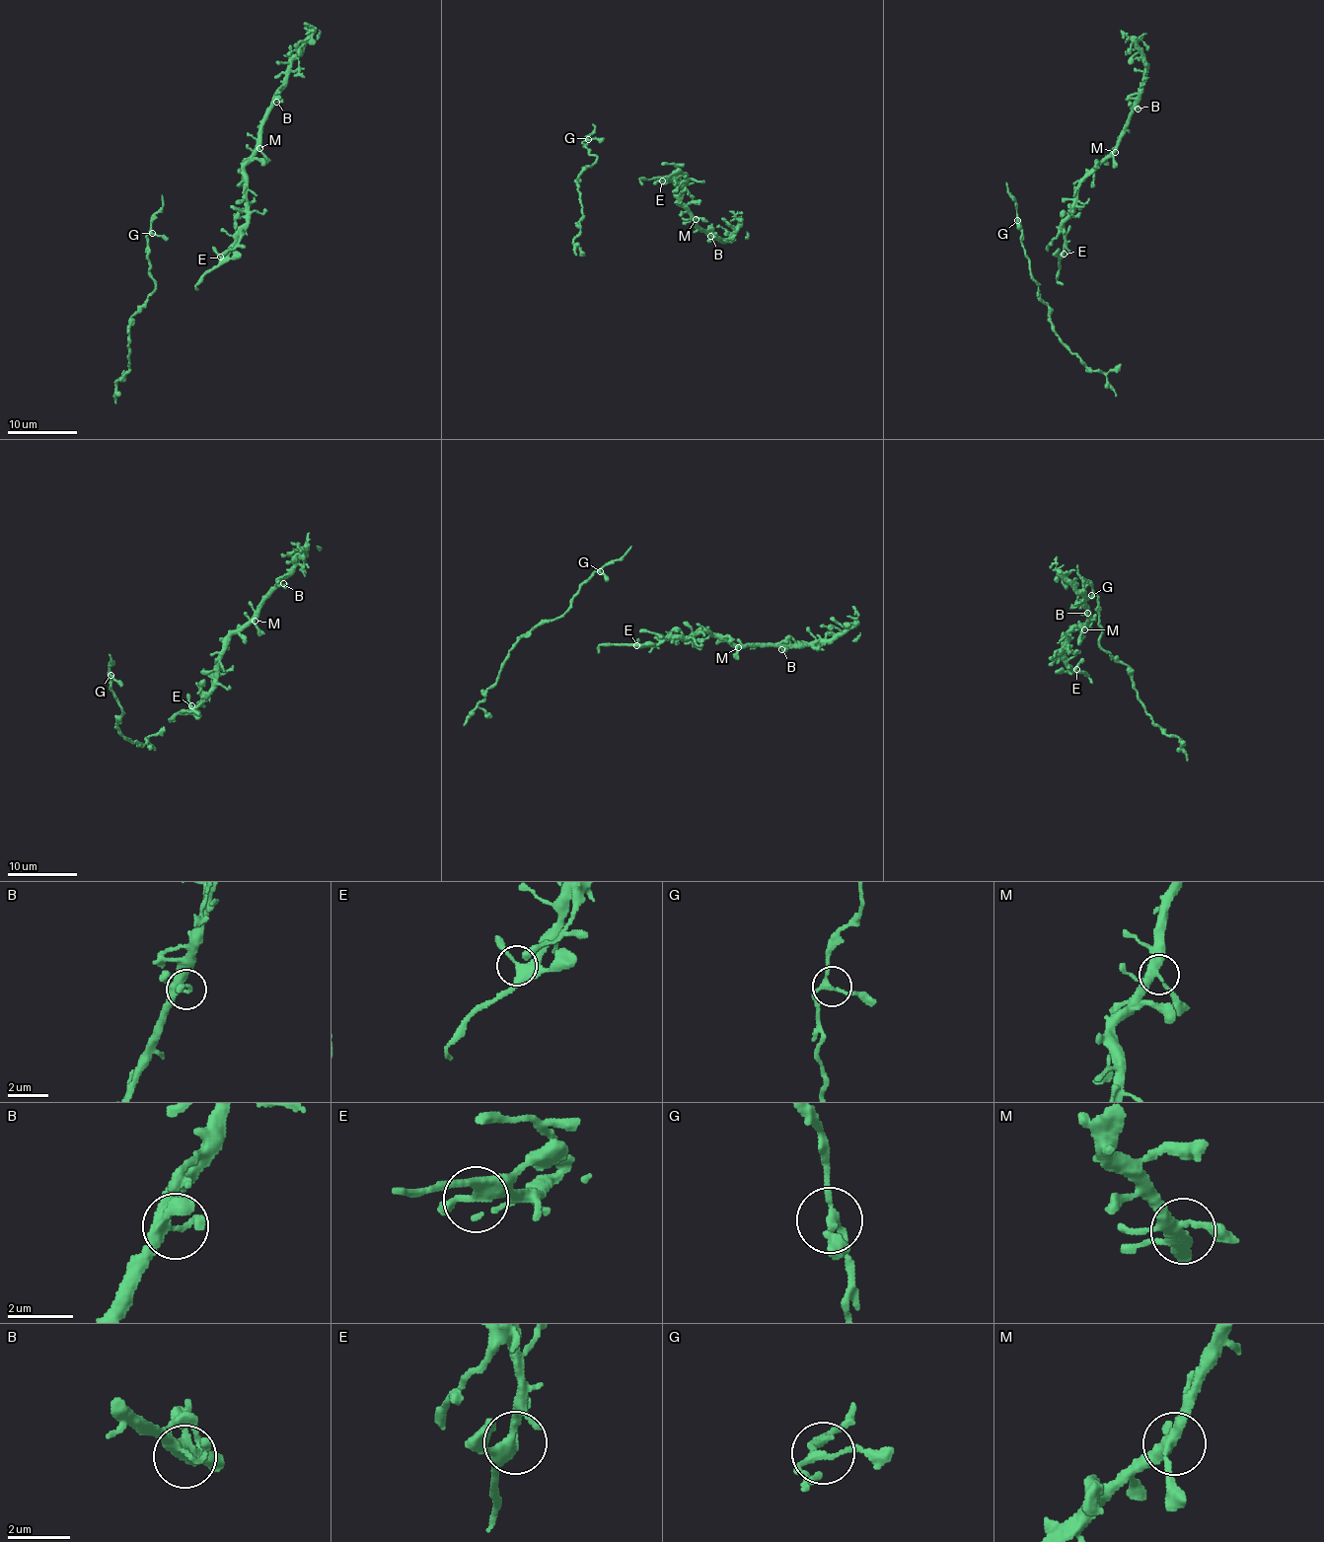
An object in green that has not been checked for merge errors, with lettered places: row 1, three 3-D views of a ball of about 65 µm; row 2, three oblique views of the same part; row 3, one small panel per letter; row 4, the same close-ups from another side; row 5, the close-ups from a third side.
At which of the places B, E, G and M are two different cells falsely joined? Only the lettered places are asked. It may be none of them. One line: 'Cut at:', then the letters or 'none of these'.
Cut at: none of these

